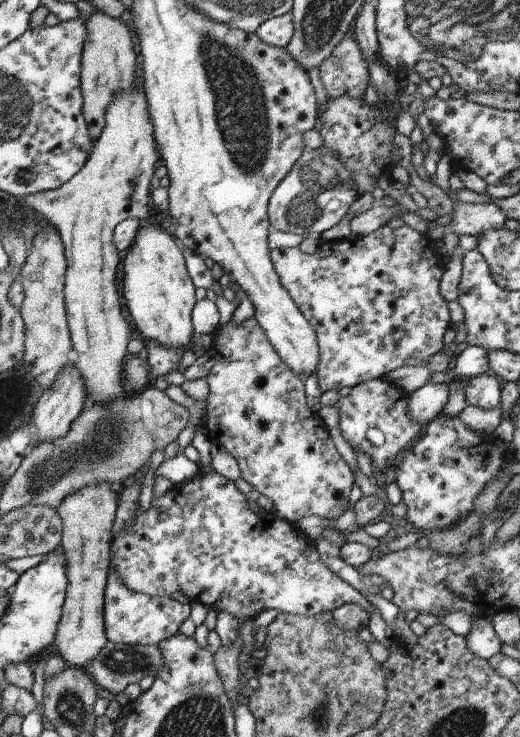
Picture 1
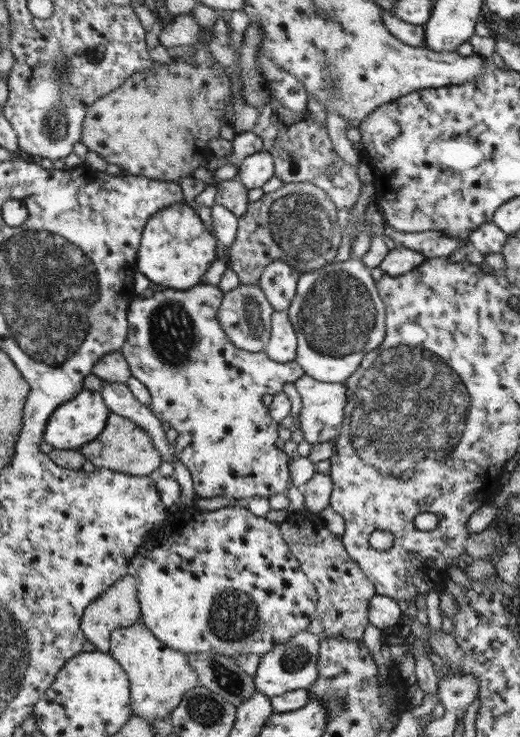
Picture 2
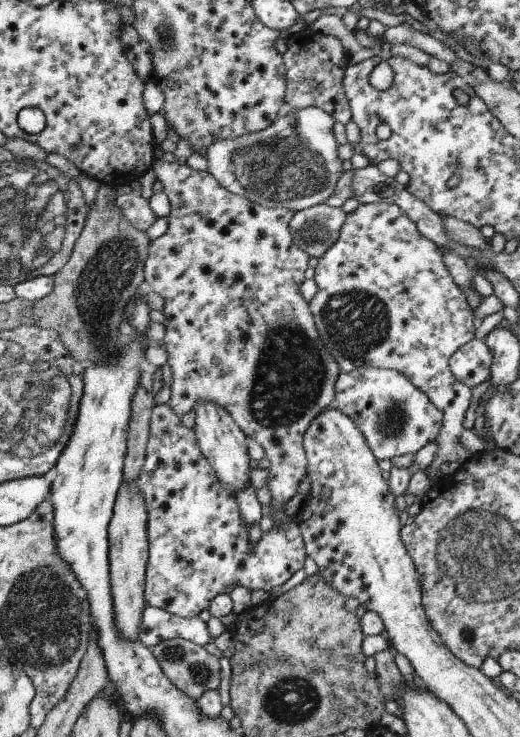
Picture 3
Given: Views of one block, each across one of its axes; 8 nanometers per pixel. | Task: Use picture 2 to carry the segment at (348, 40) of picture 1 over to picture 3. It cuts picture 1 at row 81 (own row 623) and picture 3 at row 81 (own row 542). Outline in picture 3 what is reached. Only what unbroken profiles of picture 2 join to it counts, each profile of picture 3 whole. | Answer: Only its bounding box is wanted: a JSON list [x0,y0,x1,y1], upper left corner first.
[281,28,351,125]

